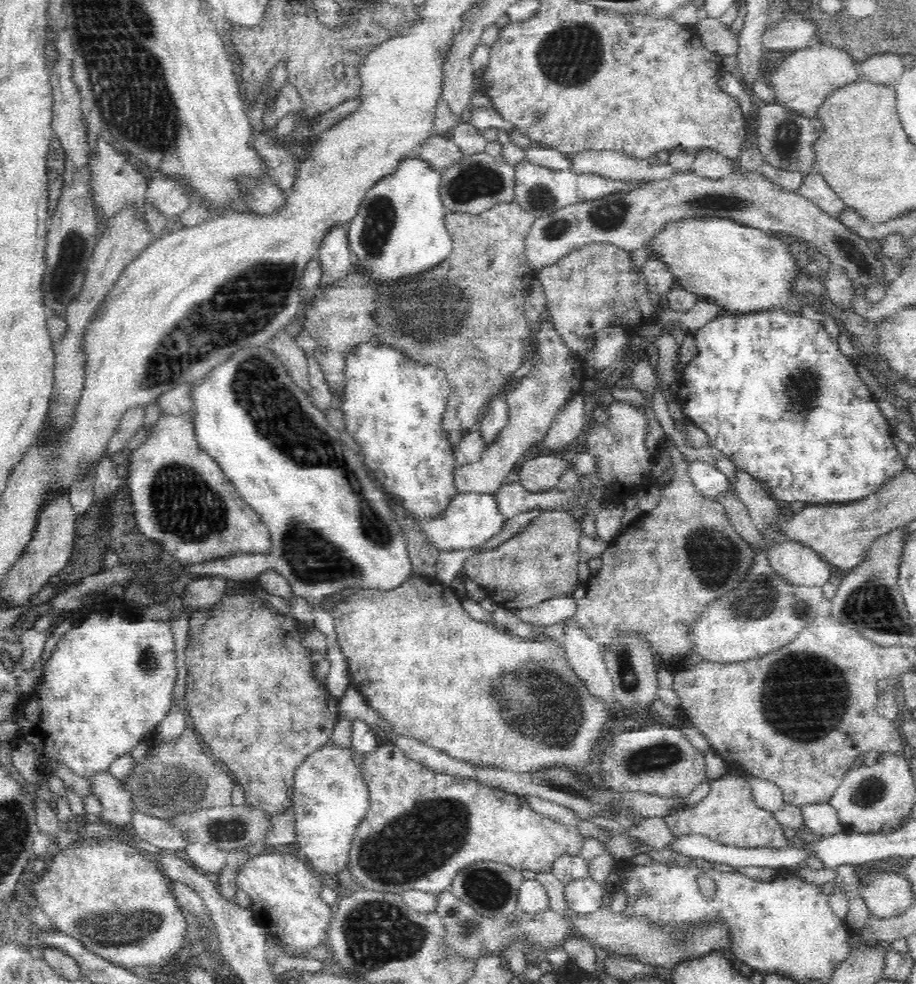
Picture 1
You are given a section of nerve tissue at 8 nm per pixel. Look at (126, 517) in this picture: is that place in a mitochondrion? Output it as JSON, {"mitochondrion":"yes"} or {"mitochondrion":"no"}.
{"mitochondrion":"yes"}

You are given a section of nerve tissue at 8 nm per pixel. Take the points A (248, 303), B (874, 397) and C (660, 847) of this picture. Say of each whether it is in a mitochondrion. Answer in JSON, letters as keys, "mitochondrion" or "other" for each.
{"A":"mitochondrion","B":"other","C":"other"}

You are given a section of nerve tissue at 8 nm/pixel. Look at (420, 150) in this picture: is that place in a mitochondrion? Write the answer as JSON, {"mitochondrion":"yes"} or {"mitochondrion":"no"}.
{"mitochondrion":"no"}

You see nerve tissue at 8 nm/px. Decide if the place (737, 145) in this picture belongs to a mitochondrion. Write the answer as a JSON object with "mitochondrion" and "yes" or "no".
{"mitochondrion":"no"}

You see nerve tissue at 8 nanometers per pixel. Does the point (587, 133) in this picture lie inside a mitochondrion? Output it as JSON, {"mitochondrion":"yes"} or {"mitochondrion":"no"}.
{"mitochondrion":"no"}

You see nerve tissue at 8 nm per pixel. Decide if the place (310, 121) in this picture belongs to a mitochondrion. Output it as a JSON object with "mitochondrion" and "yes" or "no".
{"mitochondrion":"no"}

